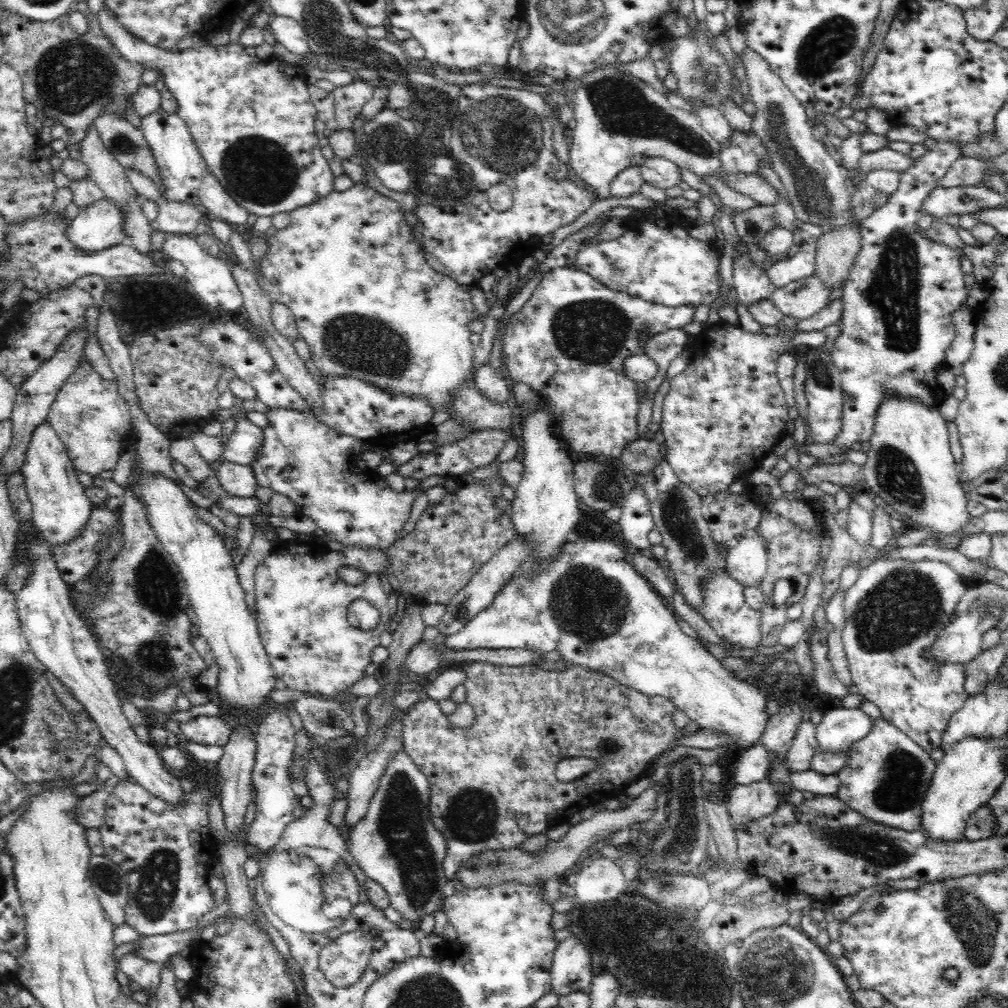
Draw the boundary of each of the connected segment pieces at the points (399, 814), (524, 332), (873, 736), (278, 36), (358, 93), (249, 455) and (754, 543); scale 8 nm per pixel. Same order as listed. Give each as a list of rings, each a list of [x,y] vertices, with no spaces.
[[[402,744],[398,750],[390,754],[388,764],[384,768],[384,774],[380,776],[378,788],[369,802],[367,812],[351,830],[352,834],[349,834],[350,840],[347,846],[350,856],[359,864],[365,875],[384,887],[384,891],[388,893],[388,906],[398,911],[402,920],[410,922],[410,931],[414,931],[419,936],[423,934],[420,929],[422,920],[442,909],[444,899],[442,888],[448,882],[442,865],[440,865],[447,843],[430,821],[428,798],[430,798],[428,777],[415,765]]]
[[[574,265],[552,268],[544,272],[544,274],[540,274],[540,280],[538,280],[538,284],[530,298],[522,308],[508,318],[508,324],[506,324],[502,337],[504,342],[502,352],[504,352],[504,356],[506,357],[506,366],[508,366],[505,371],[506,376],[511,384],[516,380],[520,380],[520,382],[528,384],[534,392],[543,396],[542,406],[544,406],[544,404],[545,406],[549,406],[551,414],[558,416],[558,419],[555,420],[555,425],[561,432],[562,440],[567,444],[567,449],[574,457],[604,458],[617,463],[624,444],[628,444],[628,442],[632,442],[634,438],[638,437],[638,431],[636,431],[636,413],[639,408],[638,396],[636,395],[636,383],[632,381],[632,379],[628,379],[628,377],[624,375],[624,371],[622,371],[624,360],[639,352],[636,336],[640,336],[640,334],[656,334],[656,332],[662,333],[666,332],[669,328],[683,327],[694,320],[695,312],[696,306],[692,306],[691,304],[680,304],[674,308],[668,308],[664,305],[642,300],[624,291],[612,290]]]
[[[882,717],[872,720],[870,732],[853,742],[846,753],[846,764],[835,774],[840,784],[834,796],[868,821],[908,832],[918,831],[920,804],[935,768],[929,753]]]
[[[272,15],[269,21],[274,32],[275,40],[280,42],[286,50],[296,56],[305,56],[310,50],[308,47],[308,34],[296,20],[278,15]]]
[[[355,79],[351,84],[331,91],[335,103],[339,129],[352,130],[352,122],[361,114],[363,106],[373,97],[374,89],[366,81]]]
[[[236,415],[234,419],[235,428],[223,446],[221,456],[228,462],[248,467],[260,450],[262,431],[242,415]]]
[[[750,530],[730,544],[726,569],[743,587],[759,587],[767,568],[767,542],[757,532]]]

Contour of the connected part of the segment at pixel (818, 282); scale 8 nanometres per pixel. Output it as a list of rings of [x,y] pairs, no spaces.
[[[810,274],[774,289],[770,297],[782,314],[804,320],[826,307],[833,296],[833,291],[825,285],[824,280]]]

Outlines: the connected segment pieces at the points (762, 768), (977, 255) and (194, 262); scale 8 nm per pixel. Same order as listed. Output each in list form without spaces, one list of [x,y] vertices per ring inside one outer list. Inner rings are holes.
[[[757,742],[753,747],[745,749],[737,762],[737,770],[733,776],[735,786],[748,786],[762,781],[768,764],[770,764],[770,757],[764,745]]]
[[[997,233],[986,245],[976,247],[974,245],[965,244],[960,247],[963,255],[972,260],[974,265],[974,277],[976,282],[983,284],[992,277],[995,270],[995,250],[997,245],[1002,242],[1004,237]]]
[[[194,235],[168,236],[164,243],[164,251],[170,259],[179,260],[185,266],[185,278],[193,286],[196,294],[208,304],[208,308],[228,310],[230,312],[242,310],[243,296],[232,276],[230,265],[224,258],[210,255],[200,247]]]

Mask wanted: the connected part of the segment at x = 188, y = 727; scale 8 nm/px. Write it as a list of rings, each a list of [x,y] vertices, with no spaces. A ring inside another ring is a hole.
[[[196,716],[185,724],[179,723],[189,742],[216,744],[224,746],[229,741],[231,730],[222,718],[215,716]]]

